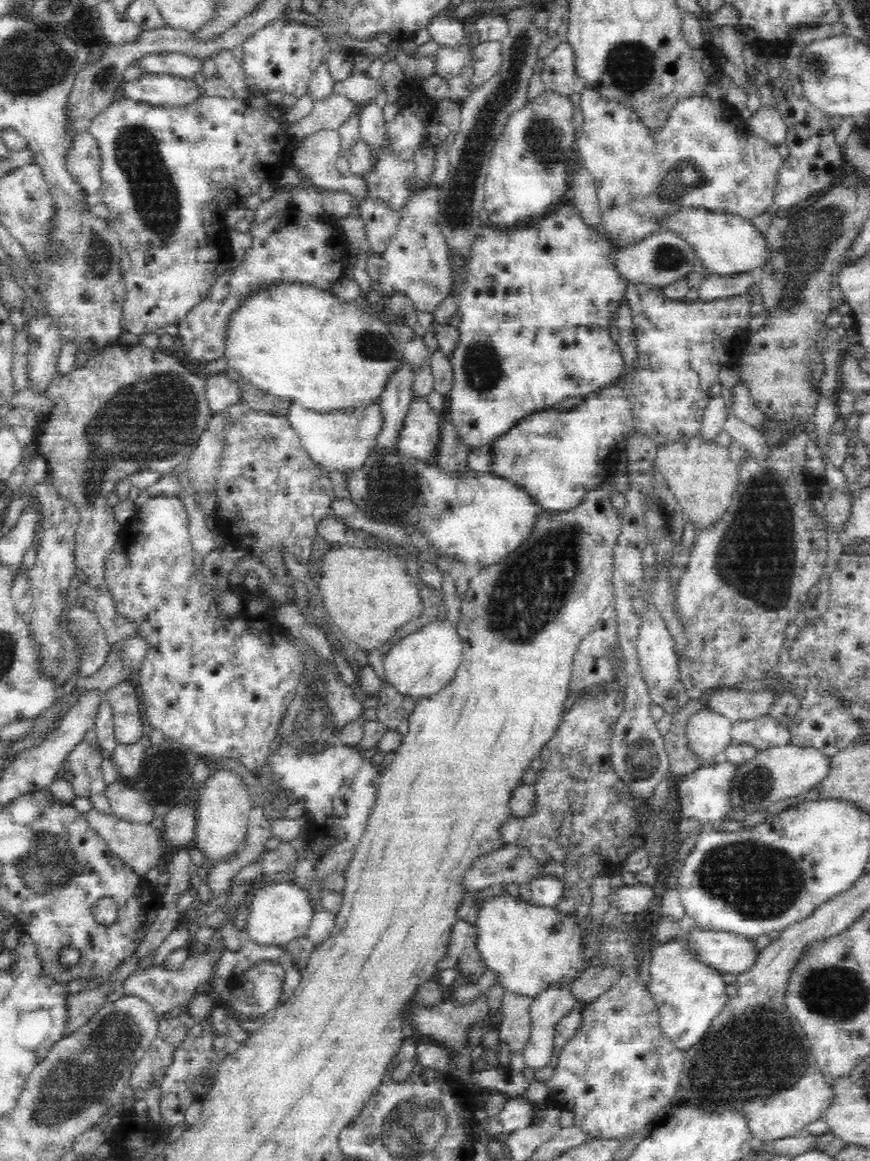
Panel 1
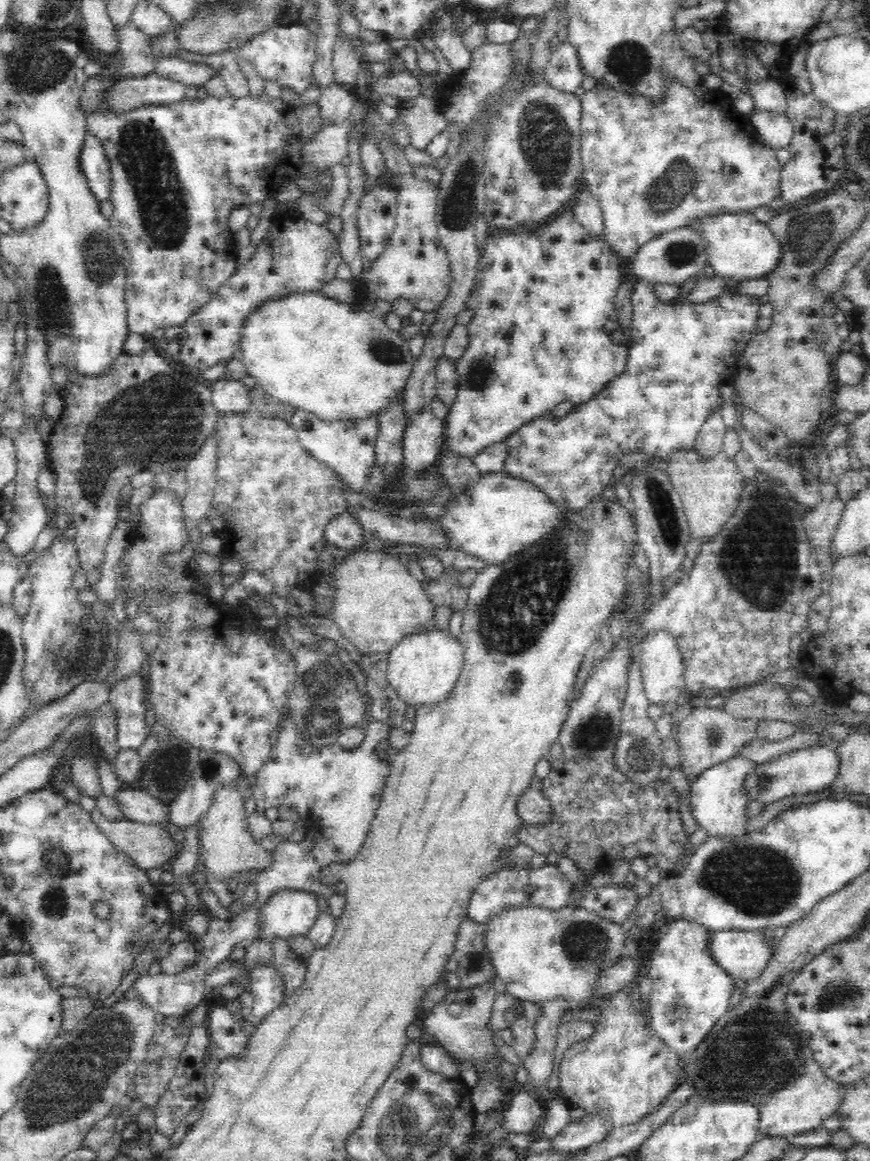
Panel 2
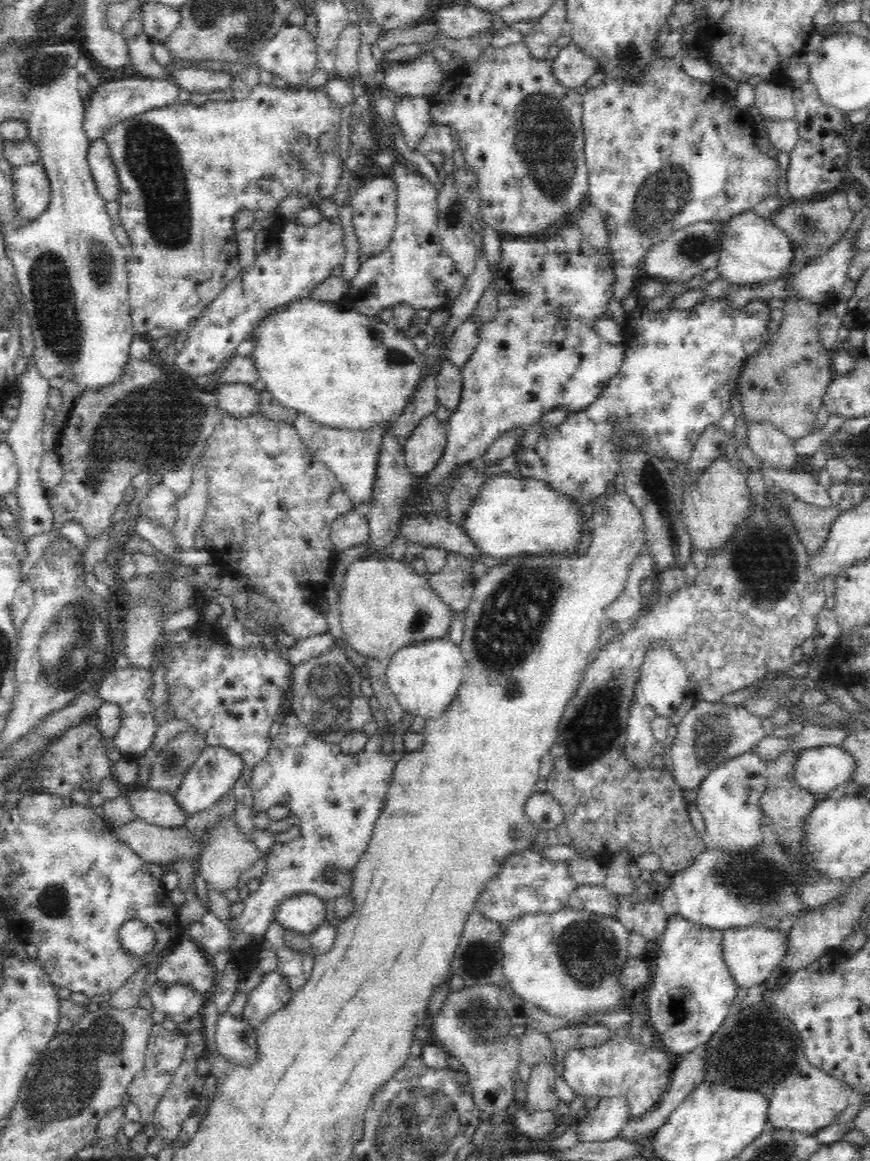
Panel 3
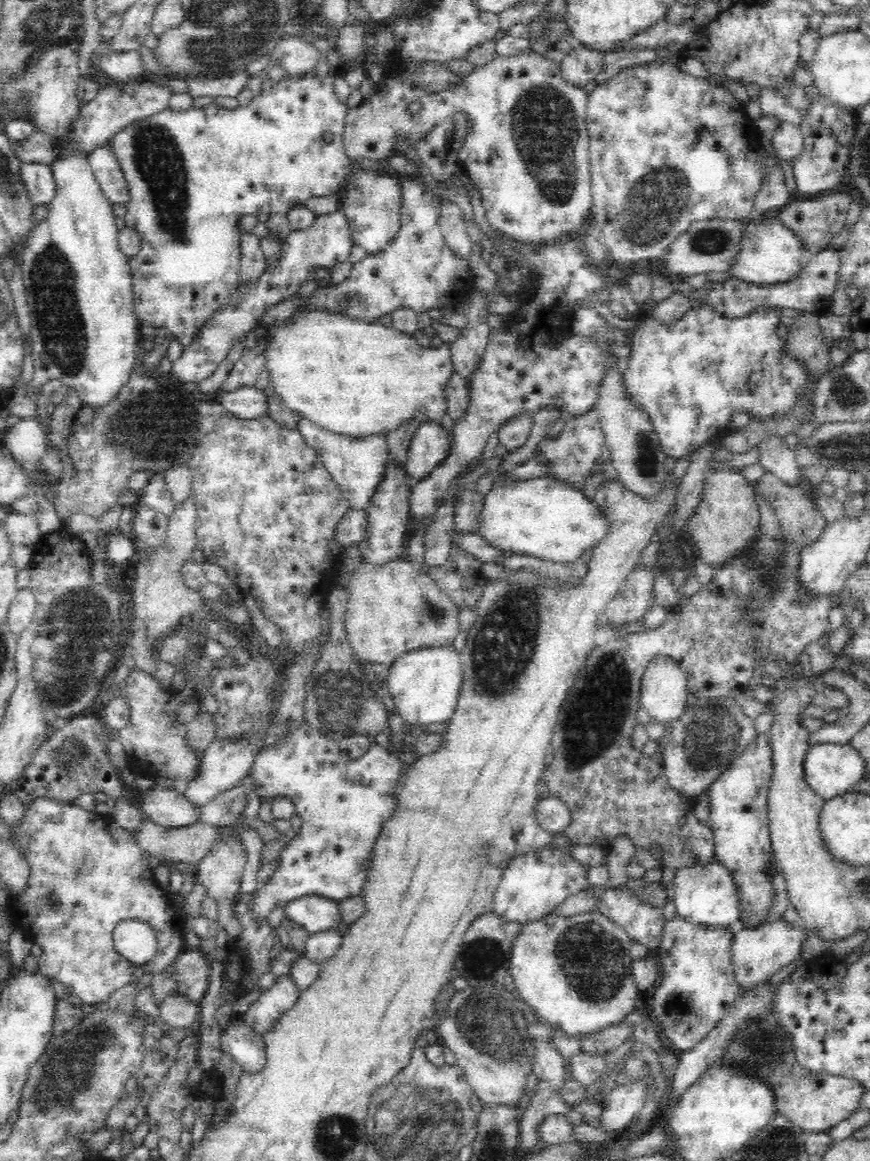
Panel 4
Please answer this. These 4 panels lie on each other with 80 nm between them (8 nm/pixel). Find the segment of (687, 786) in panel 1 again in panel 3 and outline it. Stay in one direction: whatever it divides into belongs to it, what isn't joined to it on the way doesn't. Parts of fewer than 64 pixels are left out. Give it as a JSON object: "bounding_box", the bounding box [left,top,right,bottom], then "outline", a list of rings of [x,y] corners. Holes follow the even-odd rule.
{"bounding_box":[693,753,769,848],"outline":[[[742,753],[706,772],[702,780],[696,784],[696,797],[693,803],[704,820],[706,832],[717,844],[729,848],[748,846],[760,840],[760,836],[765,834],[764,828],[759,825],[762,811],[758,810],[756,804],[760,797],[760,786],[769,767],[769,764],[758,757]]]}

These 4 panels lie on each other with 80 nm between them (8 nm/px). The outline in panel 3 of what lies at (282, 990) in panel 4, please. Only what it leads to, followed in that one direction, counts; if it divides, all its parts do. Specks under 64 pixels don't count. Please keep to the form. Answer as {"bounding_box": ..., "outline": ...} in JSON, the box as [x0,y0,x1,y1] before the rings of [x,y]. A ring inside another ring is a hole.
{"bounding_box":[240,970,292,1028],"outline":[[[270,970],[260,976],[260,982],[247,993],[244,1012],[240,1017],[245,1024],[258,1028],[262,1022],[288,1003],[292,990],[286,985],[282,974]]]}

